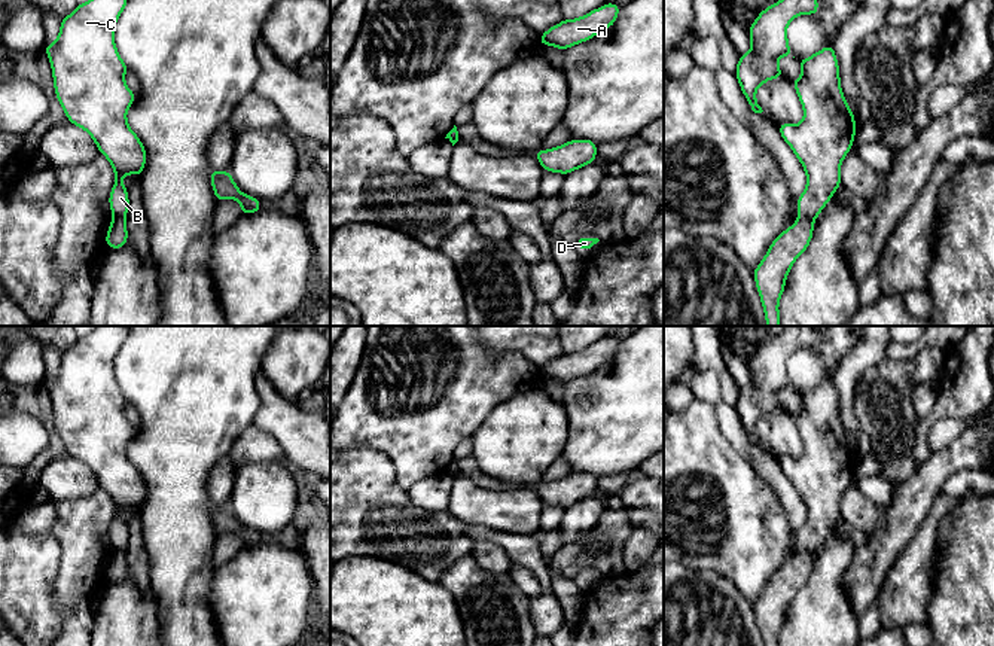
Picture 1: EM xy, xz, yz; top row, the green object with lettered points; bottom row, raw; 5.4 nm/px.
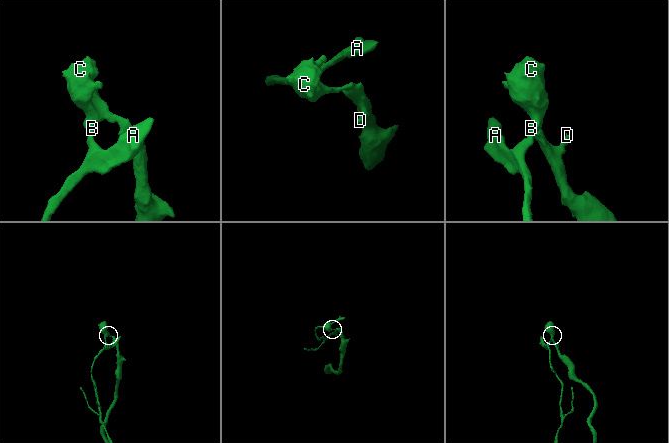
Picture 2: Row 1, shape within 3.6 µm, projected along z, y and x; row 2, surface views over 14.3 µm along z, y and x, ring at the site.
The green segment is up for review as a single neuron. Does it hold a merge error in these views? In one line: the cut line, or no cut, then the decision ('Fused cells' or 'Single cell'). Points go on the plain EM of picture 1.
Split along yz (799, 549), (813, 554). Fused cells

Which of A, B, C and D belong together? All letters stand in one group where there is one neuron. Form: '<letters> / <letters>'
A / B C D

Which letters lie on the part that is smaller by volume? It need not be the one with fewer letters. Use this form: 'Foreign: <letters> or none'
Foreign: A

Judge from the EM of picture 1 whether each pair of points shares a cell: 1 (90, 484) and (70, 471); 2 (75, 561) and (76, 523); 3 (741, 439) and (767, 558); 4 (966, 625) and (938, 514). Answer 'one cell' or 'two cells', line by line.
1: one cell
2: one cell
3: two cells
4: two cells

